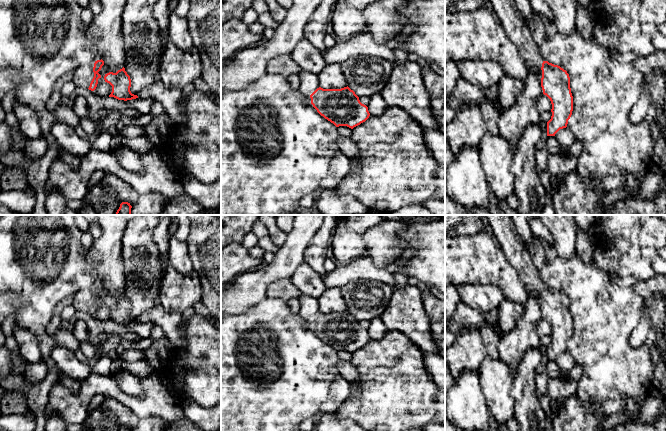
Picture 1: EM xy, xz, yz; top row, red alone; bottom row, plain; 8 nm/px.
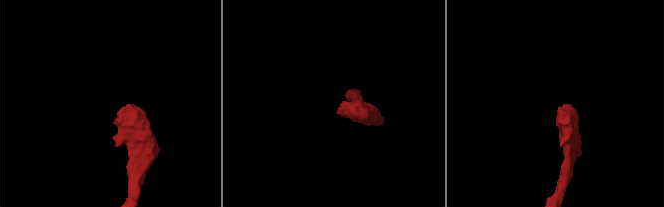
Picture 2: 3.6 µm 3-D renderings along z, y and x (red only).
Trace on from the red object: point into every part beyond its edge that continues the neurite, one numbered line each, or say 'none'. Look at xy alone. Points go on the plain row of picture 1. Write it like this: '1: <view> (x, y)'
1: xy (83, 299)

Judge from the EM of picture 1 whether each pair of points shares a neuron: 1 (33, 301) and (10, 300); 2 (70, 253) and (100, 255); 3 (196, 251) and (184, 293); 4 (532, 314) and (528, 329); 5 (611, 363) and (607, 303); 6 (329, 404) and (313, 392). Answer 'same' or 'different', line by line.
1: different
2: different
3: different
4: same
5: same
6: different

